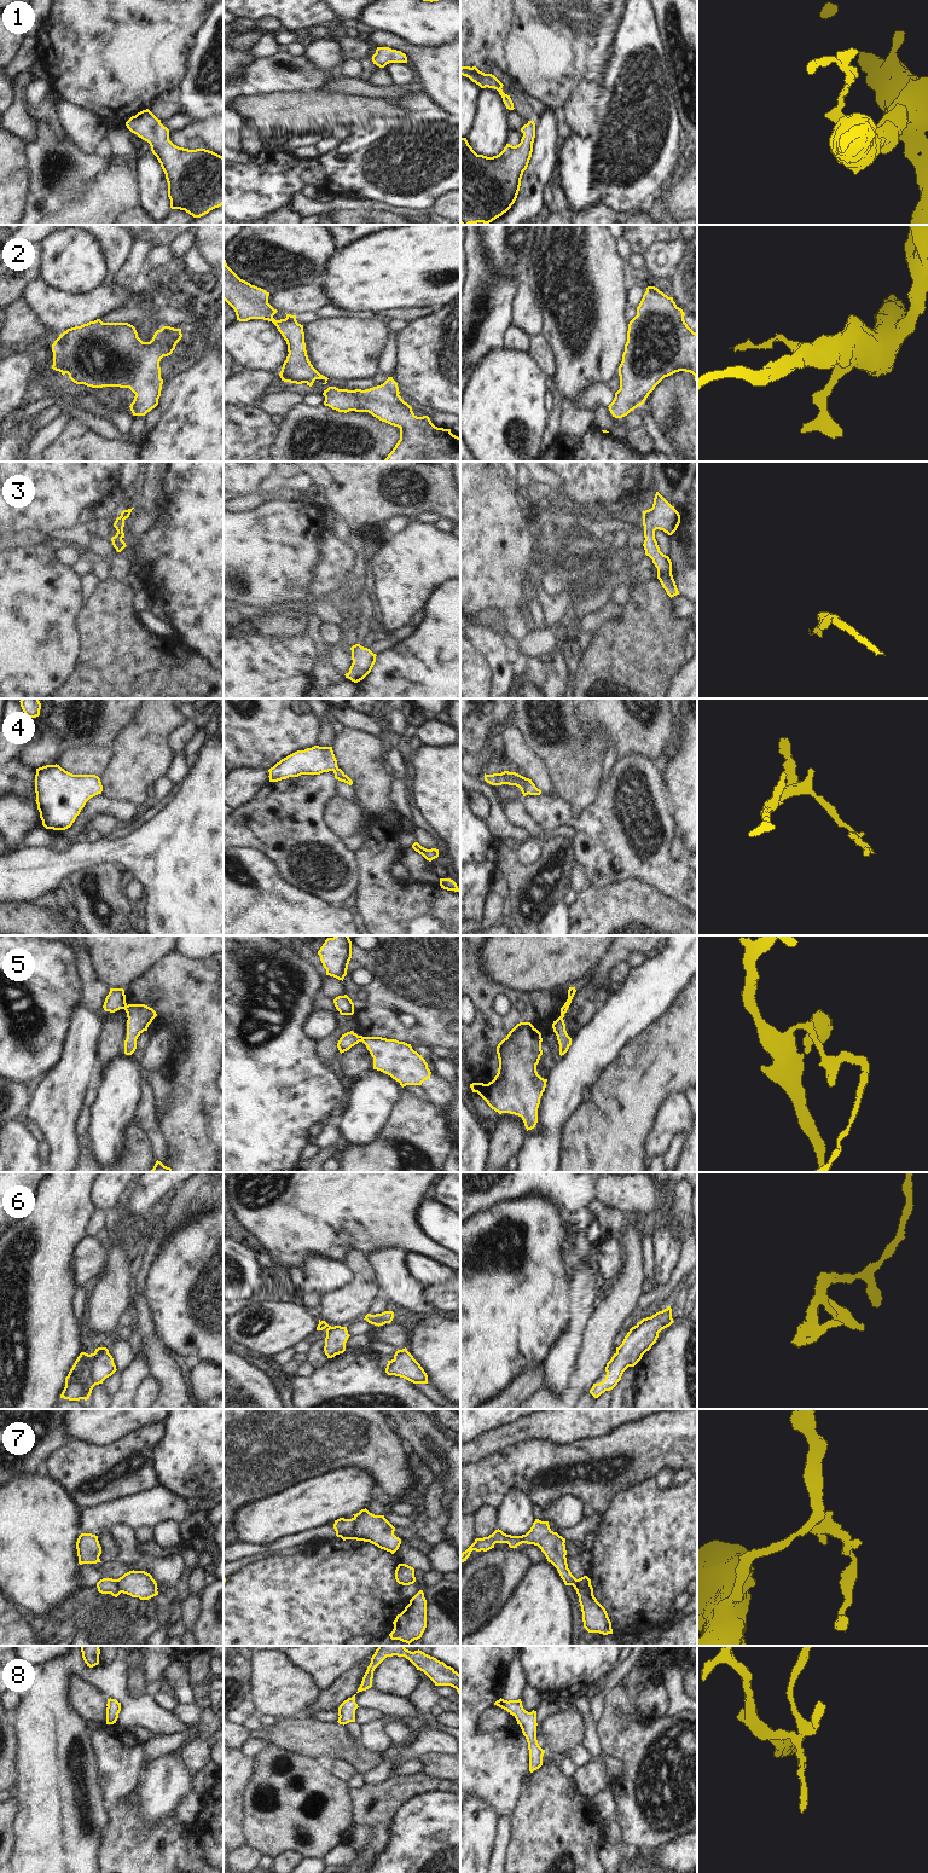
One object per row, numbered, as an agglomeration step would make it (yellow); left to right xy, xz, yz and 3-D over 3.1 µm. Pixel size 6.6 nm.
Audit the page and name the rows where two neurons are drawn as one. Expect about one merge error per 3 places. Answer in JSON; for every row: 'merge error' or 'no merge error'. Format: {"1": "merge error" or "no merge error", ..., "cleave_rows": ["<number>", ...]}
{"1": "no merge error", "2": "no merge error", "3": "no merge error", "4": "no merge error", "5": "merge error", "6": "no merge error", "7": "merge error", "8": "no merge error", "cleave_rows": ["5", "7"]}

